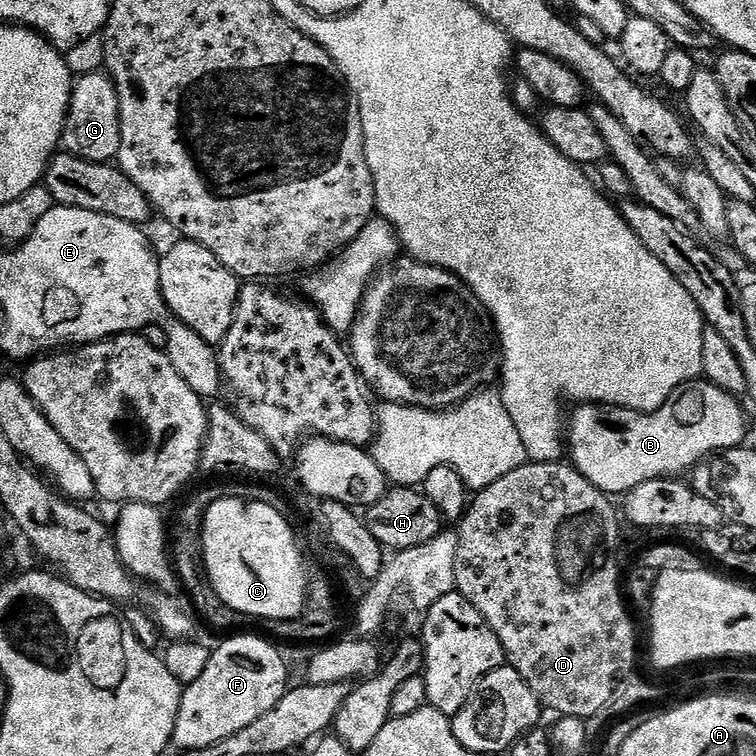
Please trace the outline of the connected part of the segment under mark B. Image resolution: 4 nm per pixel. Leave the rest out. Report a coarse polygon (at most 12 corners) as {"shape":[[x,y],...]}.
{"shape":[[689,382],[650,413],[573,407],[570,463],[598,490],[691,473],[745,443],[741,401]]}

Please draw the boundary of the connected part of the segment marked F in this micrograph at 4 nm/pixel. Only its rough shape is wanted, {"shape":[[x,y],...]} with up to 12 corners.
{"shape":[[260,636],[169,643],[192,680],[172,744],[214,746],[274,710],[288,664]]}

